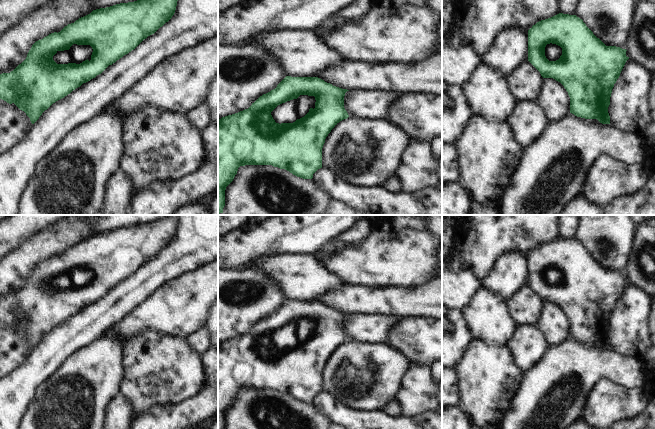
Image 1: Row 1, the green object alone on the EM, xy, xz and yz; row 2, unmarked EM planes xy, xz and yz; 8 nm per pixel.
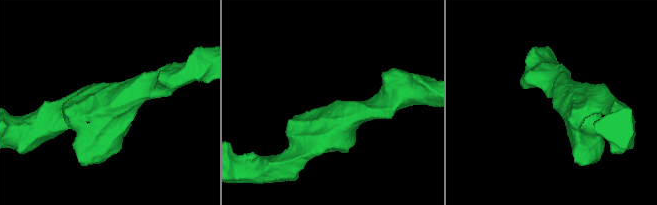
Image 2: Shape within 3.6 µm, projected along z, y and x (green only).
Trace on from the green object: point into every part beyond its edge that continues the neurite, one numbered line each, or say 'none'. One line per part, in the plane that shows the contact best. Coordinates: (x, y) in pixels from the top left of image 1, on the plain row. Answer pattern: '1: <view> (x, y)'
1: xz (288, 336)

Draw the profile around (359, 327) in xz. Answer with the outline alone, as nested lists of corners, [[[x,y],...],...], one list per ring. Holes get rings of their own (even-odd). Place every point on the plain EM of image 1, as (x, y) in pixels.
[[[347,315],[344,320],[344,332],[349,341],[386,344],[388,333],[400,319],[401,317],[394,315]]]

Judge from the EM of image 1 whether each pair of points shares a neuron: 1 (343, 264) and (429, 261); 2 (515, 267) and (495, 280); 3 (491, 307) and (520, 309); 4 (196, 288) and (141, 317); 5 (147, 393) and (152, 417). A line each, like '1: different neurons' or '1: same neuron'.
1: same neuron
2: same neuron
3: different neurons
4: same neuron
5: different neurons

